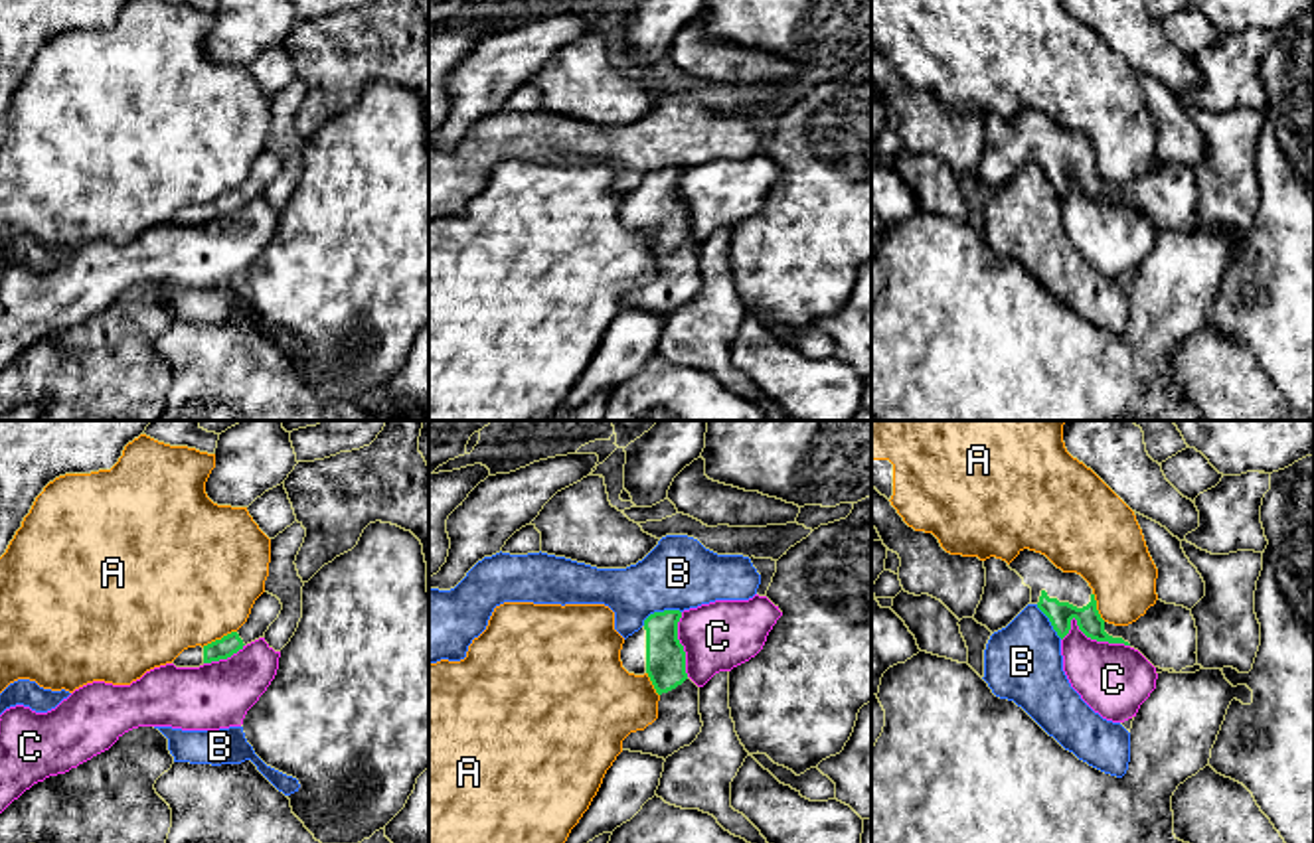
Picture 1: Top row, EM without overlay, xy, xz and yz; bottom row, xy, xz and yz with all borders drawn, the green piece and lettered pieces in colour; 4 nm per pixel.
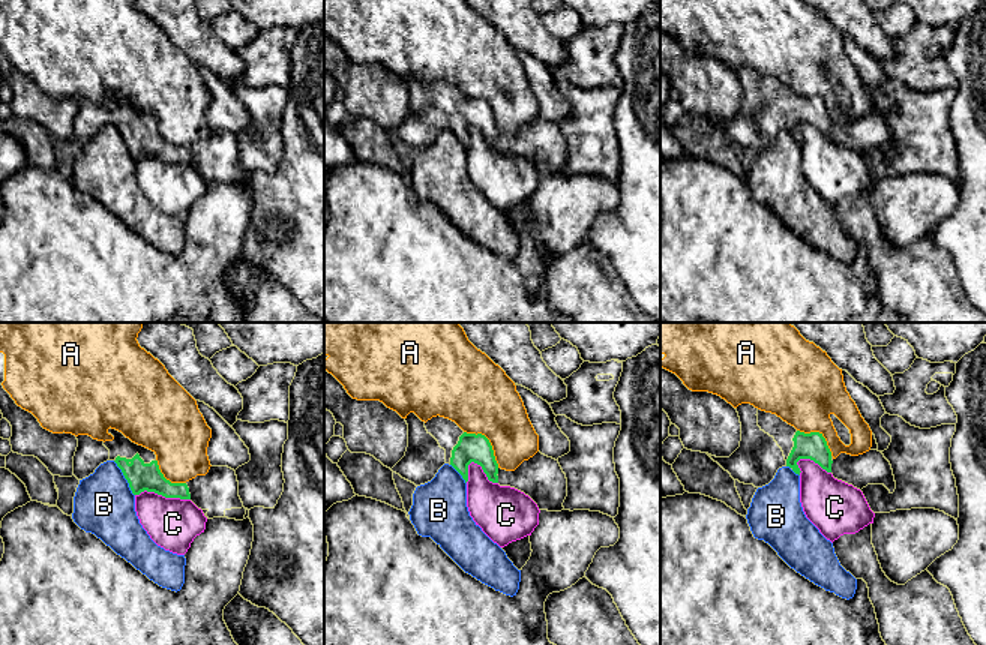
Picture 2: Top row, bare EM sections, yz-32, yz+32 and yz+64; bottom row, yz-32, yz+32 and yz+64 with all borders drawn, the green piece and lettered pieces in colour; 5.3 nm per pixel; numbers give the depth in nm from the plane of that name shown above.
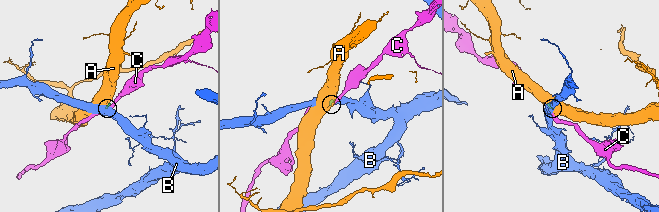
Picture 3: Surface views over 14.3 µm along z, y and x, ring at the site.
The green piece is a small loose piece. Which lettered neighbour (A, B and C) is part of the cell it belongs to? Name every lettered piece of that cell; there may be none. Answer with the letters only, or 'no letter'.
no letter

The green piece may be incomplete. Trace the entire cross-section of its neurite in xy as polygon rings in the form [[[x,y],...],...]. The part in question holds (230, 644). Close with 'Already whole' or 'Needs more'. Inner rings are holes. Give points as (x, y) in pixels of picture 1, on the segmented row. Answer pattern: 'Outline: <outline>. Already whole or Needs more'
Outline: [[[263,592],[255,600],[247,622],[237,632],[231,632],[204,648],[188,648],[172,663],[176,667],[200,667],[204,663],[227,659],[247,644],[263,638],[269,626],[279,618],[281,610],[281,600],[269,592]]]. Needs more

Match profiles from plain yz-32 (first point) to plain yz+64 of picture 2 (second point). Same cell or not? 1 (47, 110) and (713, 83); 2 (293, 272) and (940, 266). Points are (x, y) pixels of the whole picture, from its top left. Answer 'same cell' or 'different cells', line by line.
1: same cell
2: different cells

